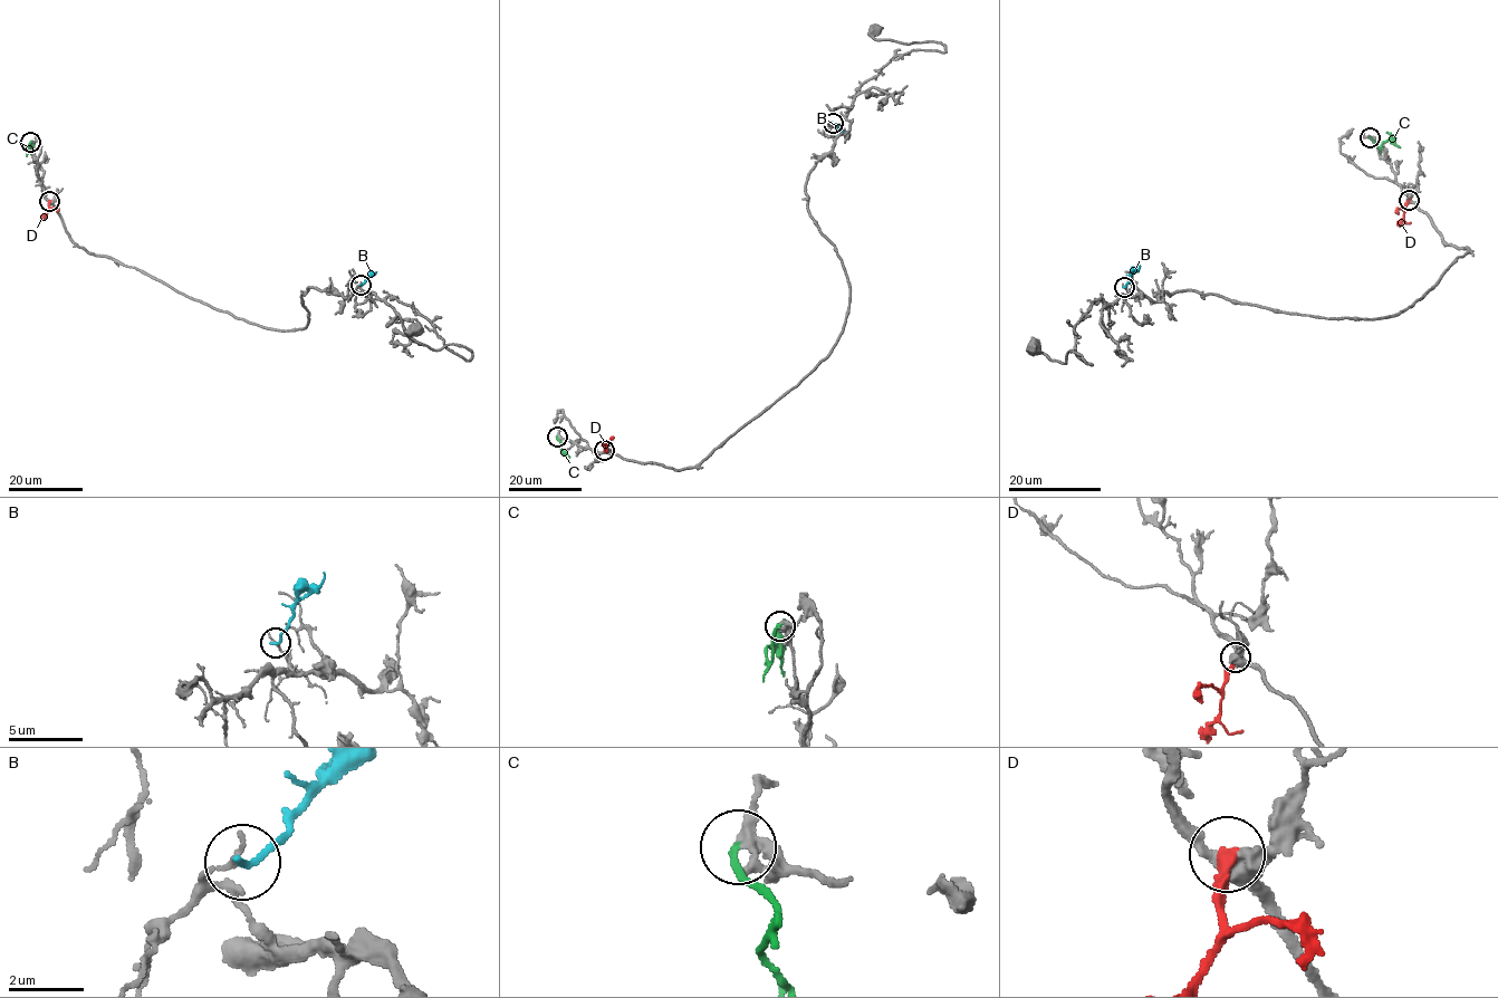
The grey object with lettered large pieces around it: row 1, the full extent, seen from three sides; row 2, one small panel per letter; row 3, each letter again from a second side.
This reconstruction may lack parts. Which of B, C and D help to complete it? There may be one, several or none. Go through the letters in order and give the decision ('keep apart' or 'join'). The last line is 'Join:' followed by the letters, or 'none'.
B: keep apart
C: join
D: keep apart
Join: C

